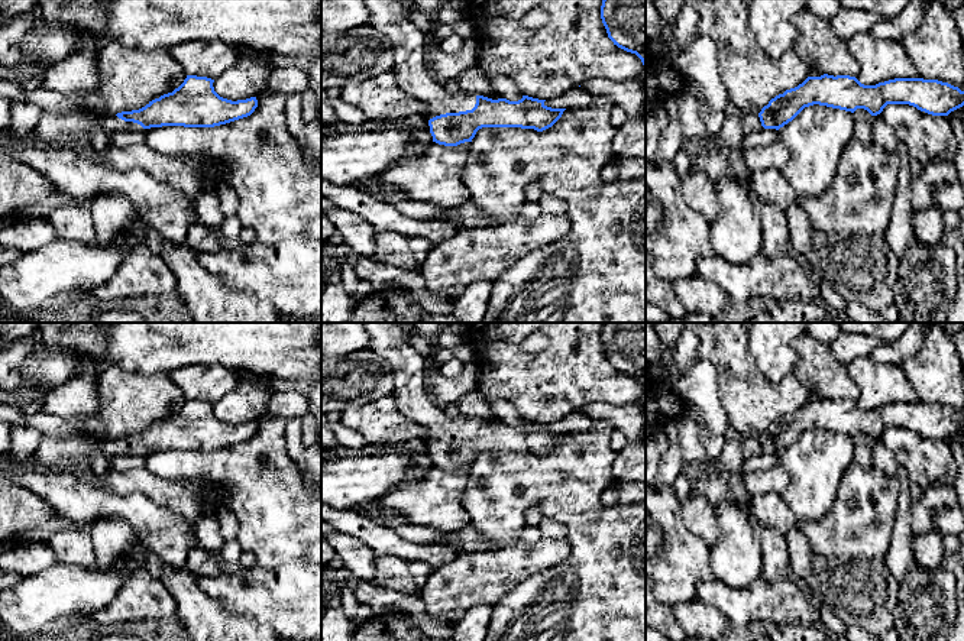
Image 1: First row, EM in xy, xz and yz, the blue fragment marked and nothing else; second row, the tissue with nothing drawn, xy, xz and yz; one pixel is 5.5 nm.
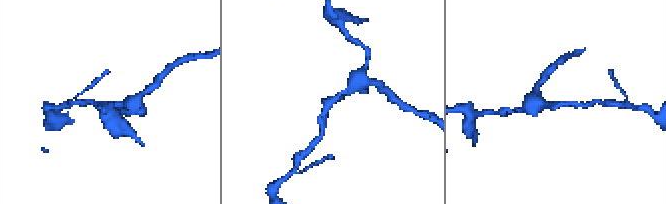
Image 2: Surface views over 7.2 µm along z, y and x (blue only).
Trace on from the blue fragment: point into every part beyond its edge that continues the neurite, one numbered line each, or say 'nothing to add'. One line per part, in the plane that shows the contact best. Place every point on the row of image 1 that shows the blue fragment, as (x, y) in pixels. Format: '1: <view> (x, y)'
1: xz (390, 18)

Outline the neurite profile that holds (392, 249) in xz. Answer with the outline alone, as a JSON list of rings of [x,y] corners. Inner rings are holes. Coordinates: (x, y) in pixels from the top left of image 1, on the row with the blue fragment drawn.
[[[373,230],[376,243],[376,258],[379,262],[408,272],[418,272],[420,263],[415,260],[408,239],[395,232]]]

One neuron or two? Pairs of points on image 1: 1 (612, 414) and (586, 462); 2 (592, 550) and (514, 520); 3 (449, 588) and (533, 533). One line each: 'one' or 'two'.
1: two
2: one
3: two

